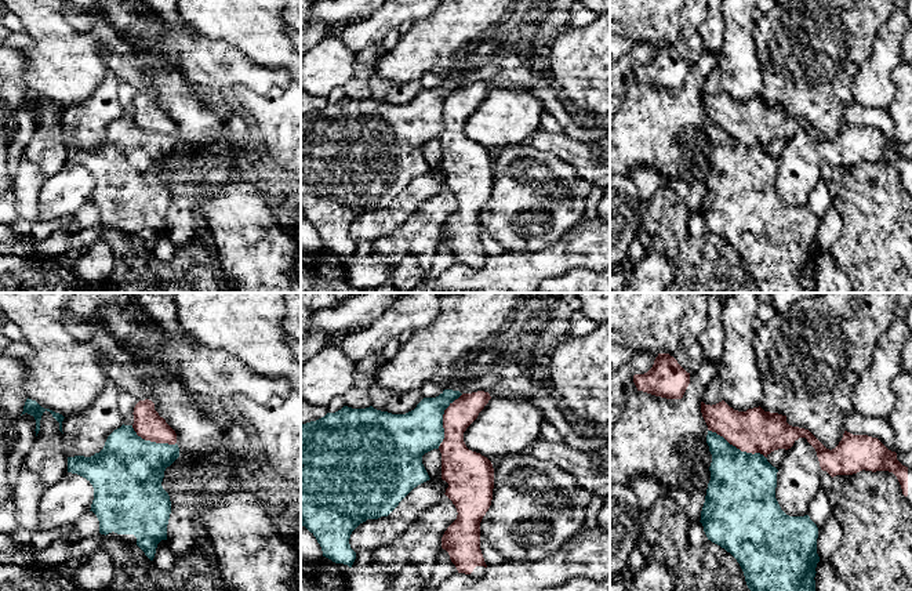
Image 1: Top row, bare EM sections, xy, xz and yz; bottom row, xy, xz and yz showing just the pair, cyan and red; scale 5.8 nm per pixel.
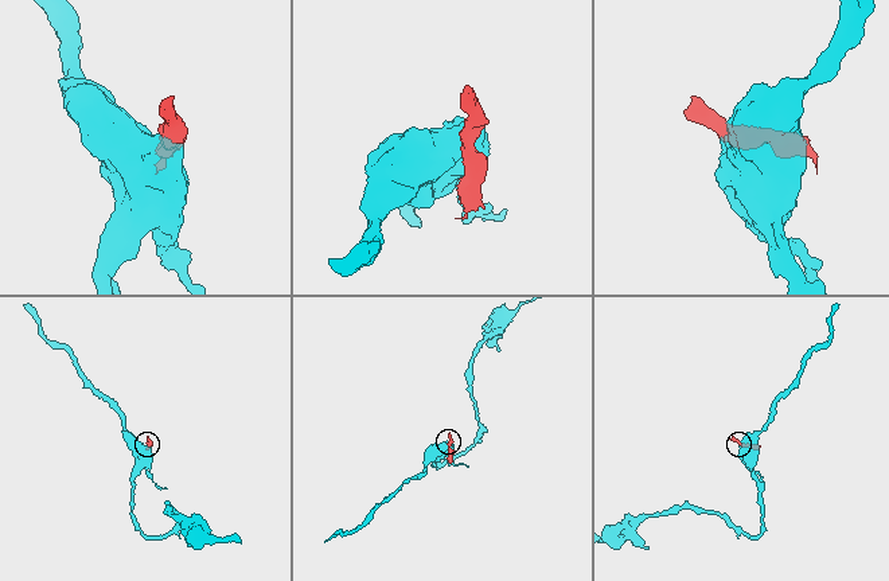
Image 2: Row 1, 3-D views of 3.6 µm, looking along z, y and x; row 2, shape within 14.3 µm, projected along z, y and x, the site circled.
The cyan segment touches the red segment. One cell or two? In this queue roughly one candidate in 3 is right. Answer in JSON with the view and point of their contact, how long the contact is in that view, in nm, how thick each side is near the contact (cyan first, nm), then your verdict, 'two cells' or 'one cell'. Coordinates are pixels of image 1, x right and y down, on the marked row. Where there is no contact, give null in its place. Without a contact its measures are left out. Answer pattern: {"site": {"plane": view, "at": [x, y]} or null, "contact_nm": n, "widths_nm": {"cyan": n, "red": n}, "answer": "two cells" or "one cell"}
{"site": {"plane": "xz", "at": [442, 420]}, "contact_nm": 360, "widths_nm": {"cyan": 280, "red": 190}, "answer": "two cells"}

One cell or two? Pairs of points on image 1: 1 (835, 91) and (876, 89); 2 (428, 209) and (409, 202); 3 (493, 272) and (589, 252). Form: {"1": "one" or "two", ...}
{"1": "two", "2": "two", "3": "one"}

